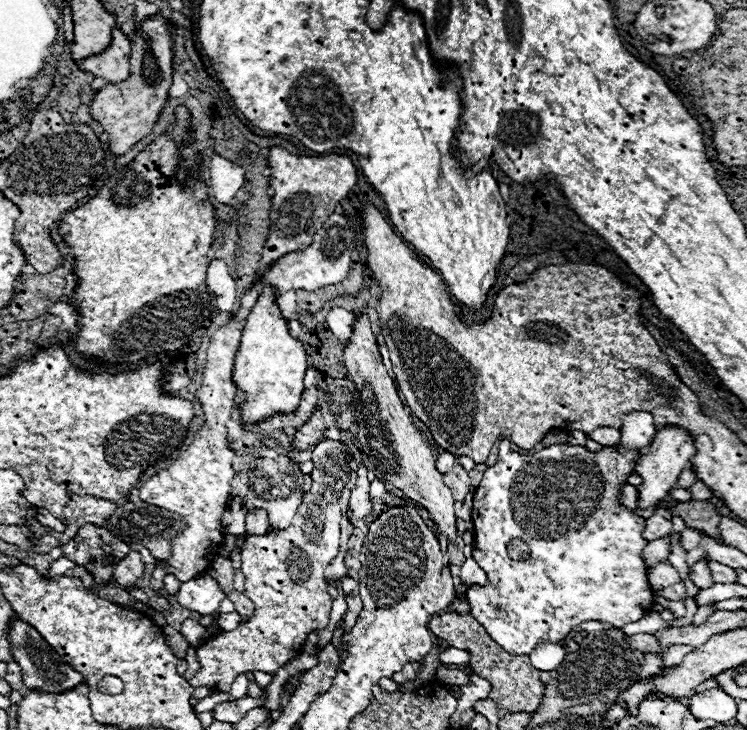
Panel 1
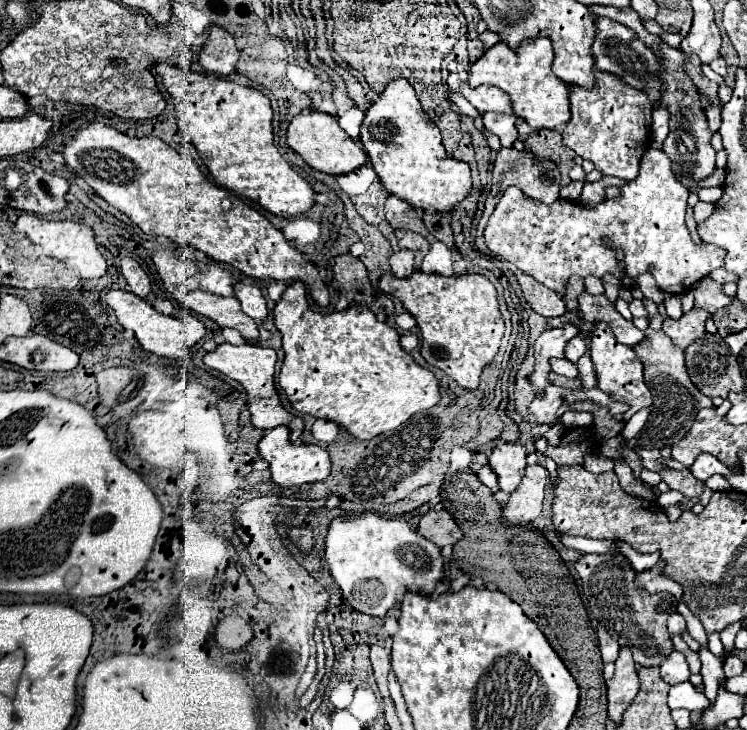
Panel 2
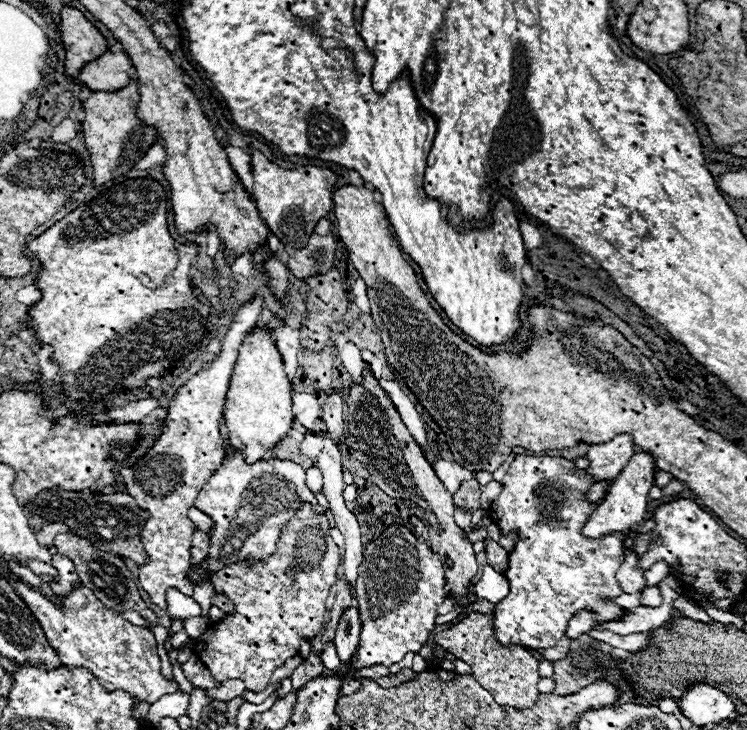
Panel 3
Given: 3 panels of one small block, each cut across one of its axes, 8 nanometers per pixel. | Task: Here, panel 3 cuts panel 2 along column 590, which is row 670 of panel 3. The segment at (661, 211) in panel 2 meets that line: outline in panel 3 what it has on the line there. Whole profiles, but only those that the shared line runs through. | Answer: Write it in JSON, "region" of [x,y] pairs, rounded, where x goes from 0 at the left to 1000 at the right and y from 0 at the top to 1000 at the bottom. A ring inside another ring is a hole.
{"region":[[[410,688],[404,699],[396,701],[396,707],[378,723],[378,737],[369,745],[369,753],[359,767],[345,770],[316,770],[297,775],[284,789],[284,800],[289,811],[303,814],[316,836],[313,841],[300,844],[268,877],[262,877],[260,893],[268,901],[268,907],[281,918],[284,929],[292,934],[321,929],[329,937],[329,945],[351,948],[361,937],[361,929],[369,915],[375,915],[386,901],[399,896],[402,877],[404,874],[420,874],[434,852],[436,841],[436,819],[442,814],[442,803],[450,797],[450,781],[455,775],[455,751],[442,734],[442,715],[436,704],[423,704],[418,699],[418,690]]]}

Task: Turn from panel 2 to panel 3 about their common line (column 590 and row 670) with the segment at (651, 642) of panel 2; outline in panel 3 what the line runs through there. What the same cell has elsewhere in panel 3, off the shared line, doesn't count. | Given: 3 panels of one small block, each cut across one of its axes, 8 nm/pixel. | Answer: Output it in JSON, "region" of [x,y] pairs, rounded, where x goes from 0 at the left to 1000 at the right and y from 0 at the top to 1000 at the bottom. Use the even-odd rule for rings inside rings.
{"region":[[[787,868],[768,874],[760,899],[742,907],[742,951],[760,953],[793,934],[806,932],[817,918],[825,915],[825,901],[819,893],[822,888],[817,882],[795,877]]]}

